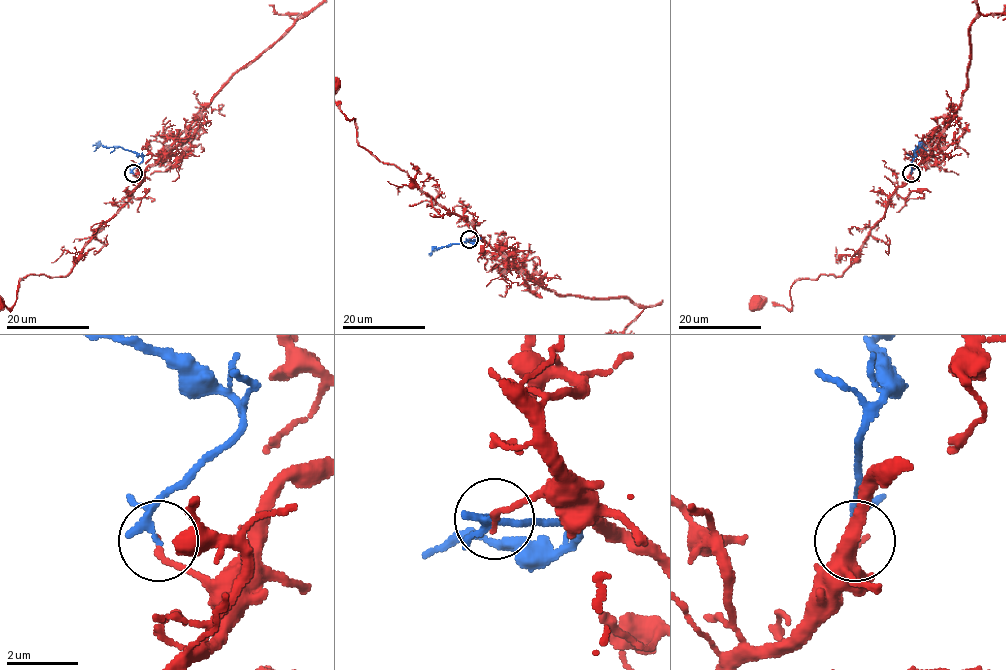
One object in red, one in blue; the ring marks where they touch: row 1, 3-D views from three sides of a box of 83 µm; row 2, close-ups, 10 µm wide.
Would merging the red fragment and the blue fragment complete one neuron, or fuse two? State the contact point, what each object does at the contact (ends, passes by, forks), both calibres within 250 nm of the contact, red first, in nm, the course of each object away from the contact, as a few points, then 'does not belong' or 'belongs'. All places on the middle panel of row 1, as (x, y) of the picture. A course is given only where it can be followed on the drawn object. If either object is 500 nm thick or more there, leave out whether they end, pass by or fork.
at (469, 239); red ends there; blue passes by; 150 nm thick on the red side, 160 nm on the other; red runs (469, 239), (476, 234), (466, 219), (358, 144), (354, 120); blue runs (469, 239), (479, 240), (435, 248), (430, 255); does not belong

